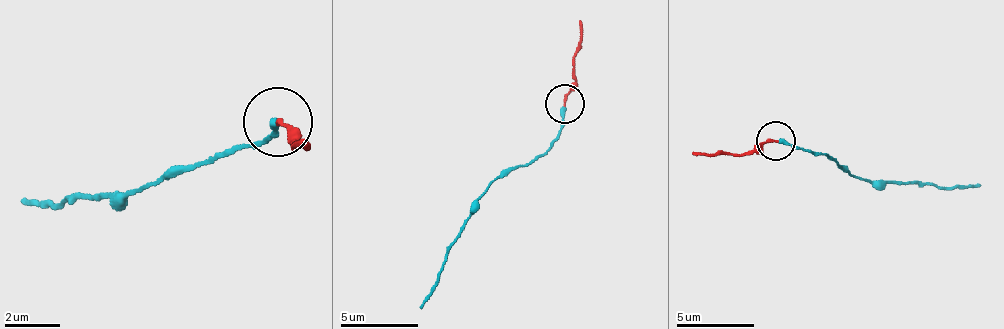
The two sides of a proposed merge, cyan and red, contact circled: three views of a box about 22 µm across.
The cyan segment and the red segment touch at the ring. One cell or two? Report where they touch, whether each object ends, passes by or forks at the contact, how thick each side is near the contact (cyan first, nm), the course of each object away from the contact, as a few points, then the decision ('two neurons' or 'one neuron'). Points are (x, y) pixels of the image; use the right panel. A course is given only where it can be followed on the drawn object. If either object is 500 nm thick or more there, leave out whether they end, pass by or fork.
at (776, 140); cyan ends there; red ends there; 240 nm thick on the cyan side, 150 nm on the other; cyan runs (779, 141), (825, 153), (860, 180), (964, 188), (980, 184); red runs (775, 141), (751, 153), (693, 153); one neuron

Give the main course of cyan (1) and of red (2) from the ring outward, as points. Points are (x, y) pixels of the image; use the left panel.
1: (279, 123), (266, 137), (238, 144), (211, 165), (177, 165), (142, 192), (74, 199), (46, 206), (19, 199)
2: (279, 123), (293, 144), (307, 144)

